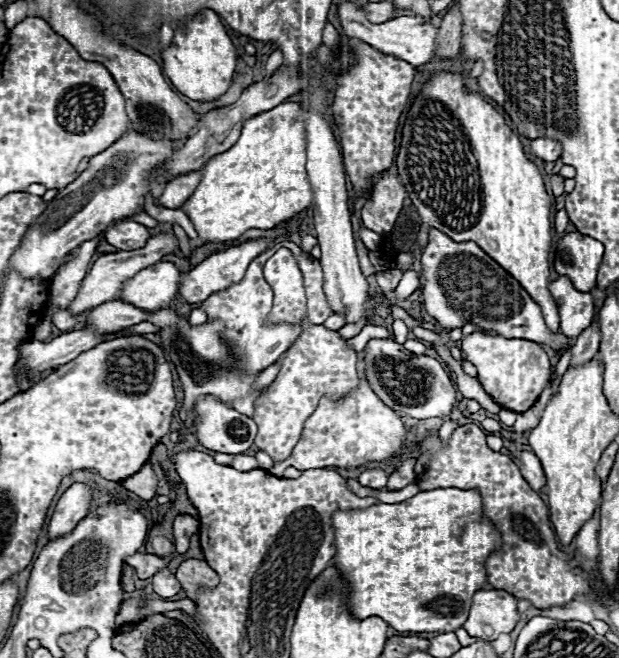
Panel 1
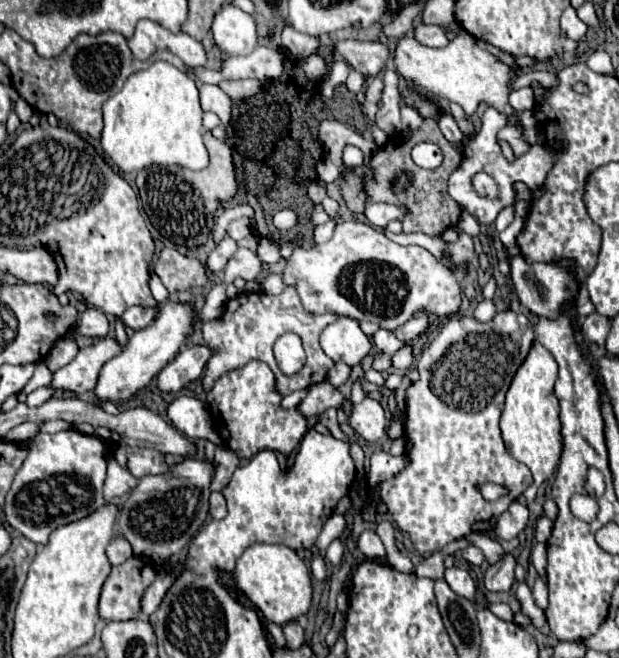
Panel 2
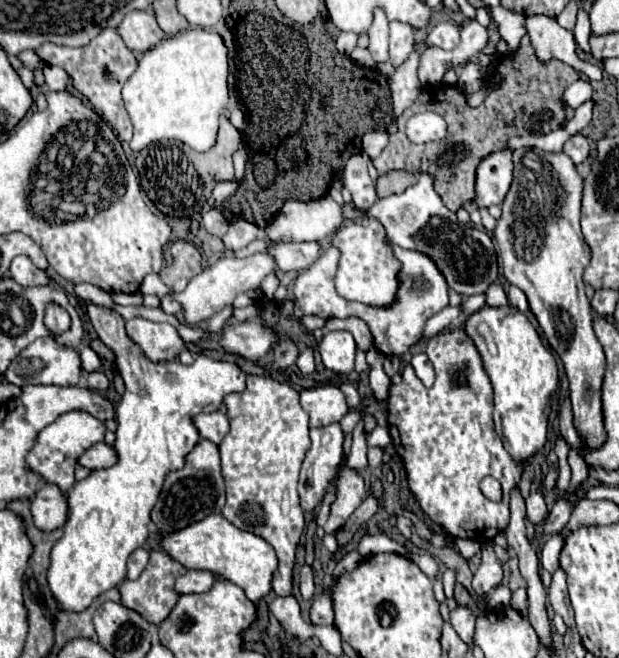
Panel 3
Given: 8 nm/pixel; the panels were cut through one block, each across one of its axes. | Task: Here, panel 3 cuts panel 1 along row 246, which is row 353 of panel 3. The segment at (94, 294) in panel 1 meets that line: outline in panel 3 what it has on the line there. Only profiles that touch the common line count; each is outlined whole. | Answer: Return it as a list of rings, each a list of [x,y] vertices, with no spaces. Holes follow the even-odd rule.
[[[146,318],[126,322],[128,338],[138,344],[150,362],[166,362],[184,350],[184,340],[172,324],[158,324]]]

